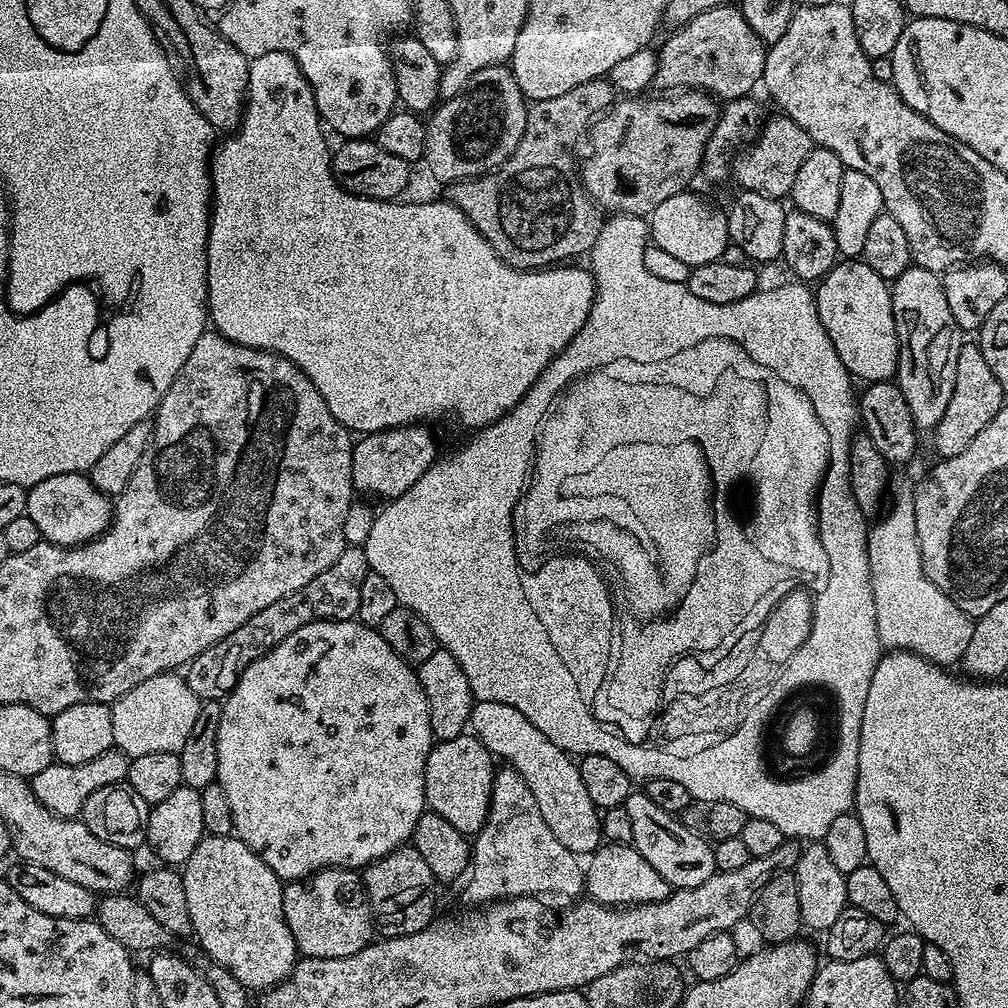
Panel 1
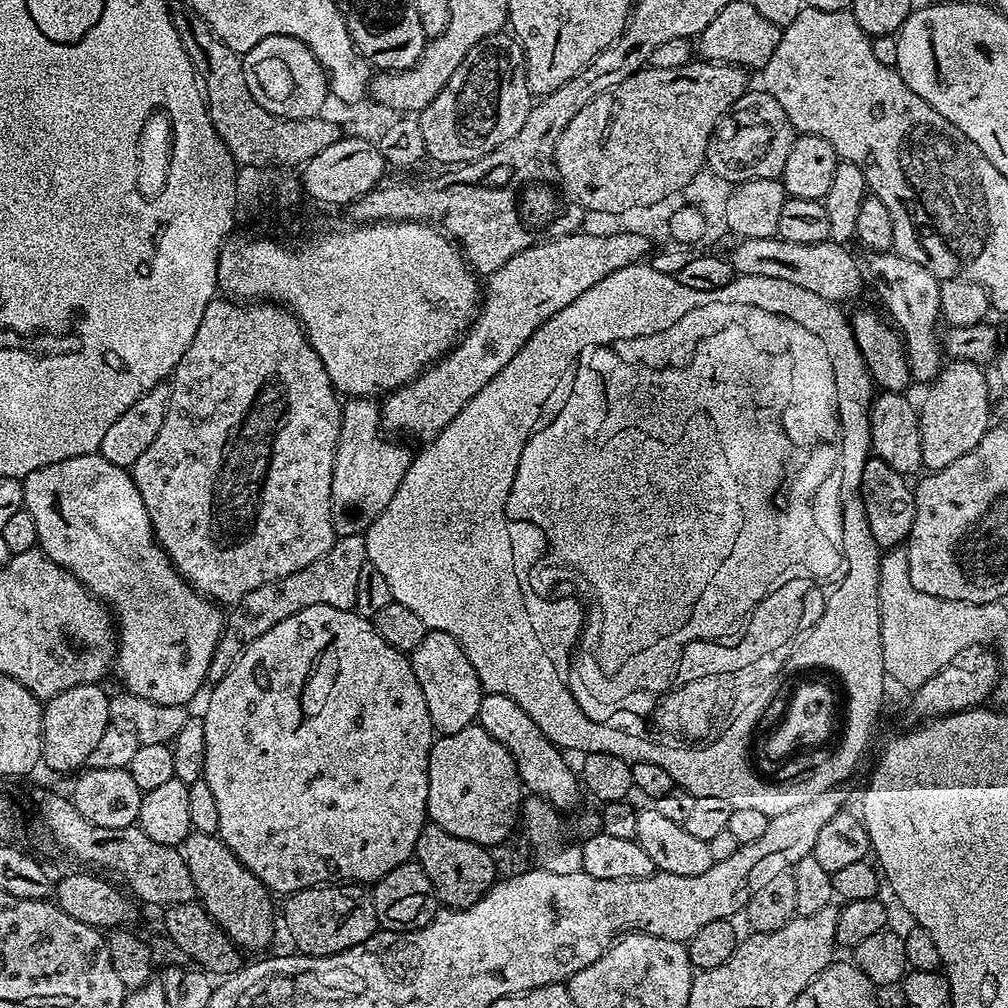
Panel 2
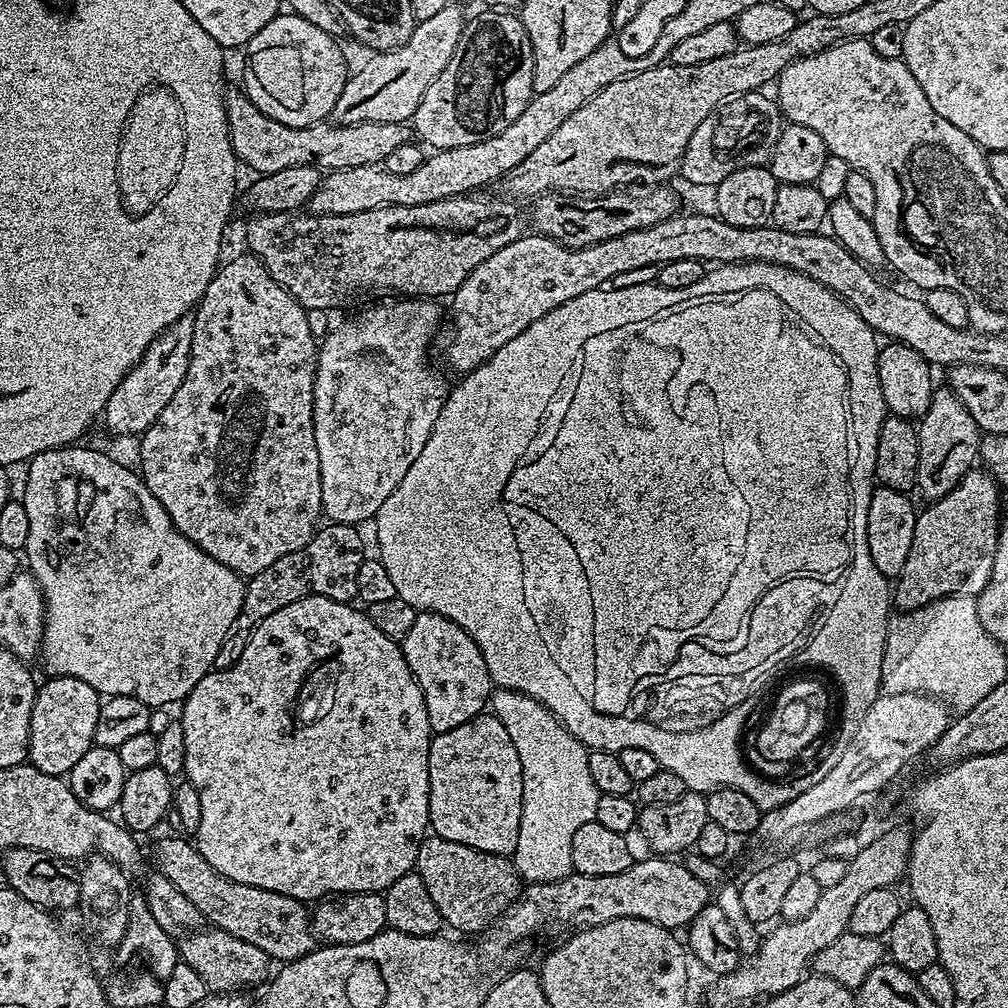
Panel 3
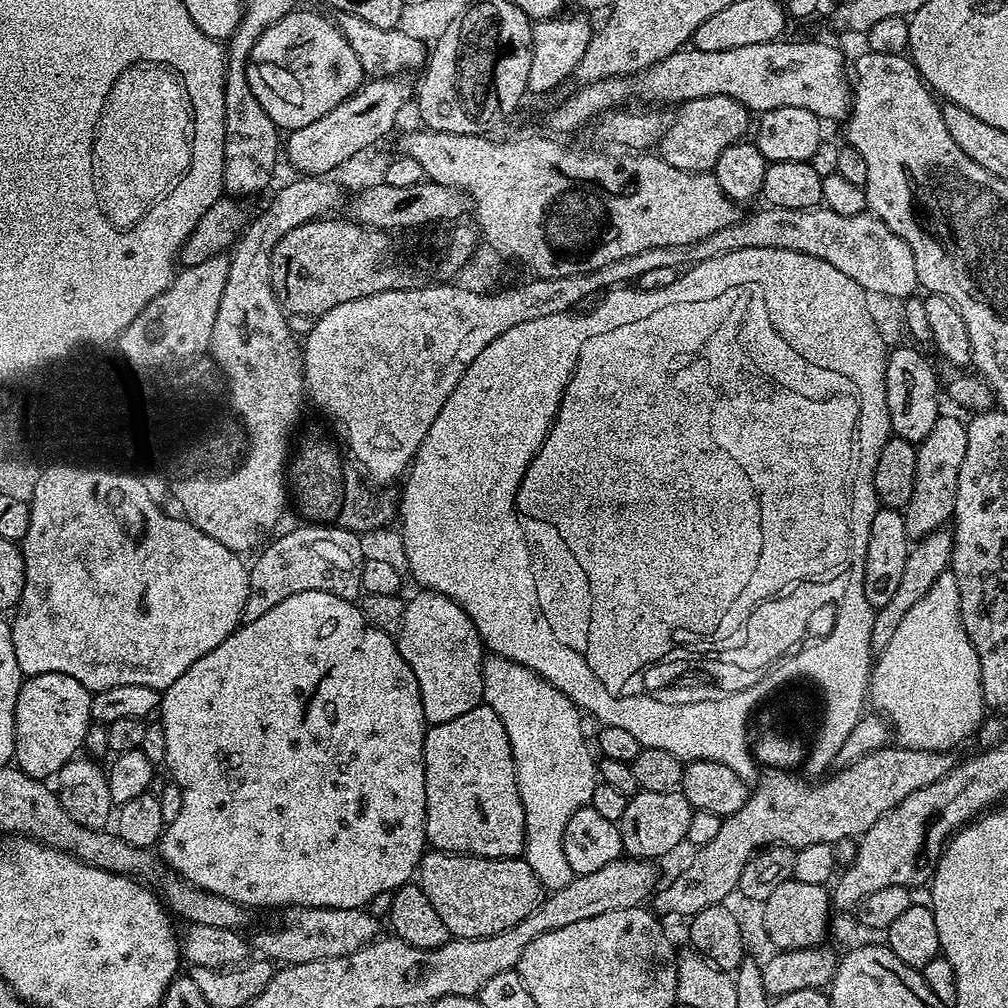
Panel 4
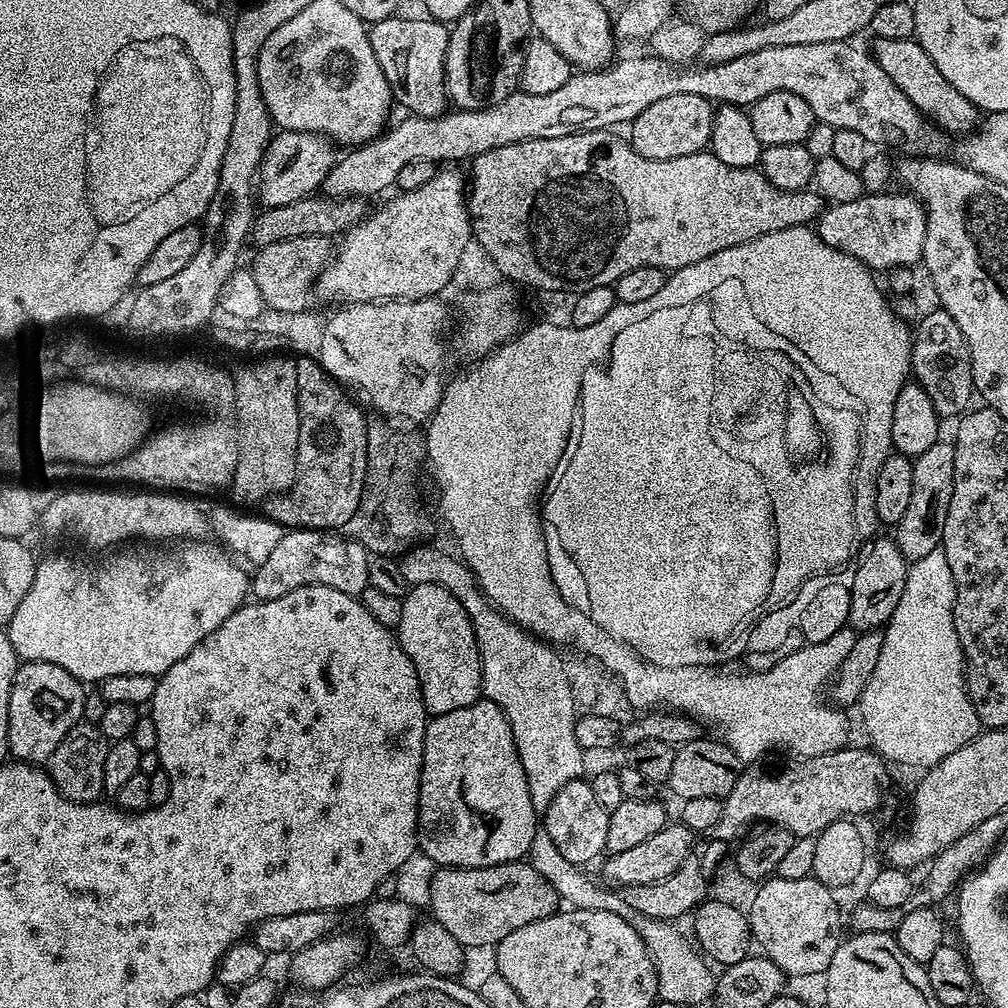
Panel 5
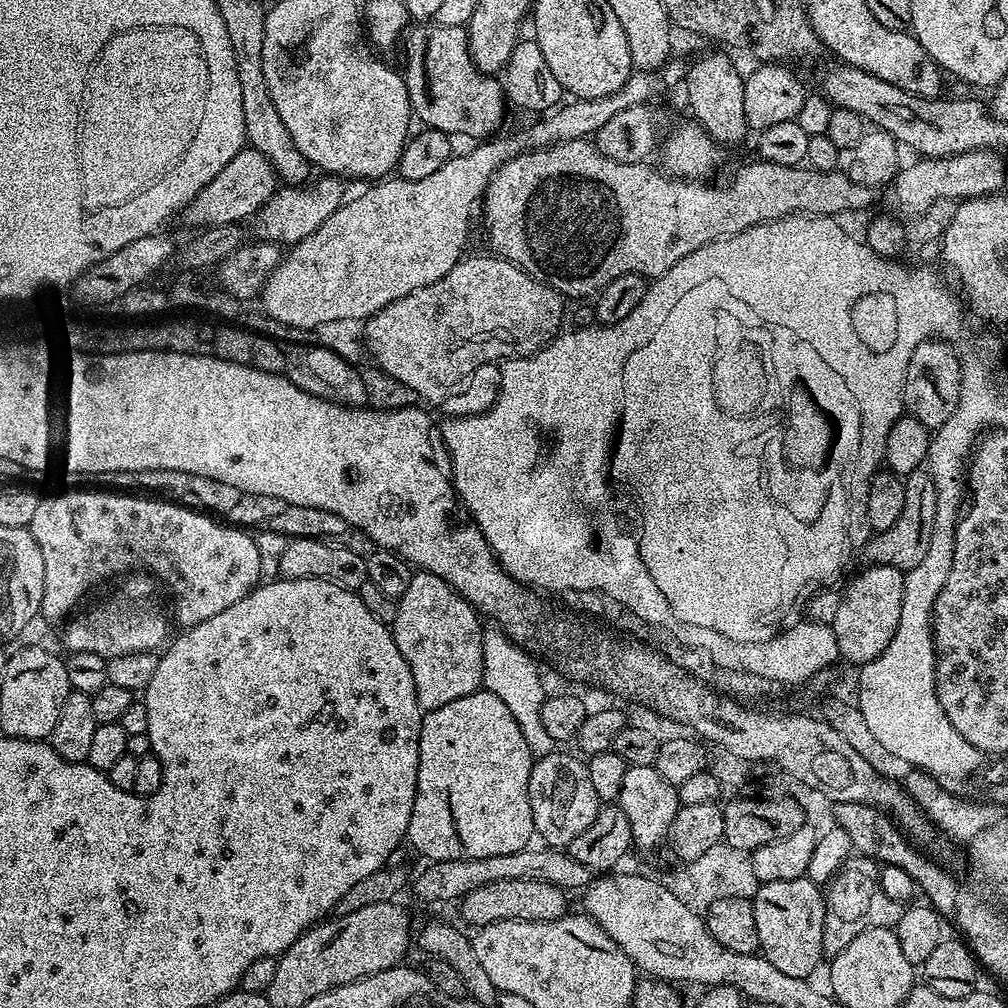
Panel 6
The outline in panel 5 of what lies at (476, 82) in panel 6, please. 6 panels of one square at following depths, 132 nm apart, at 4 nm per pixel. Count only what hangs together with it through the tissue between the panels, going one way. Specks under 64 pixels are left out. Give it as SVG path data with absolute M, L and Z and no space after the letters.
M390 15L369 27L374 58L378 58L378 66L382 66L382 74L386 74L386 82L392 87L399 107L401 104L409 108L407 111L413 116L442 116L446 111L444 51L448 48L449 25L431 18L411 20L400 15Z

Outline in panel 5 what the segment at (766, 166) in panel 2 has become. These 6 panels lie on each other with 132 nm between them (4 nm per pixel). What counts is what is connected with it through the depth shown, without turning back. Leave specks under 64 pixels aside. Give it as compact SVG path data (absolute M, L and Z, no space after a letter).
M670 94L670 98L662 98L651 106L646 106L642 114L638 114L630 122L632 149L642 158L682 158L686 154L703 152L709 147L712 138L713 101L702 98L698 94Z

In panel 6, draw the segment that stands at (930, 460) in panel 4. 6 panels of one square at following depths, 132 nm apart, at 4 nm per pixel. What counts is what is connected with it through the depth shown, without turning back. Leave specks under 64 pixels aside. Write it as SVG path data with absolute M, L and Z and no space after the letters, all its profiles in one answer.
M927 467L919 468L903 477L906 490L906 502L902 506L902 515L898 522L890 526L890 530L869 535L864 548L865 561L868 564L881 564L882 566L894 566L905 574L914 566L926 558L926 549L930 542L936 538L936 519L934 514L938 511L938 490L932 480L932 473Z

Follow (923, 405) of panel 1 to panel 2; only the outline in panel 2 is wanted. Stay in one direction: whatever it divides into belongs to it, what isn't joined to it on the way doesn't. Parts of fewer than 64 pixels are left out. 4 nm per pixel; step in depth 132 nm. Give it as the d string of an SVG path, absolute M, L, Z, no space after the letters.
M895 251L873 252L867 258L869 260L866 272L870 277L871 287L872 284L876 287L876 292L884 303L883 311L890 317L891 323L895 325L903 339L912 380L916 382L935 380L946 360L942 351L942 332L941 329L936 329L942 324L940 281L934 274L930 274L926 266L918 266L918 262L910 262L910 258L897 256Z

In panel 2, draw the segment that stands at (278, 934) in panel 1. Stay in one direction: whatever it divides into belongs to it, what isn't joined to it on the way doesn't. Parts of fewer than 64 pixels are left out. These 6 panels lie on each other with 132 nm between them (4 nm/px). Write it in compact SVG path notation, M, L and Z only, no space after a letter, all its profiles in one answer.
M193 830L184 840L182 851L199 903L203 904L217 926L241 950L266 947L272 940L273 897L268 887L254 878L242 862L238 862L234 853L220 841L219 835L207 836Z

